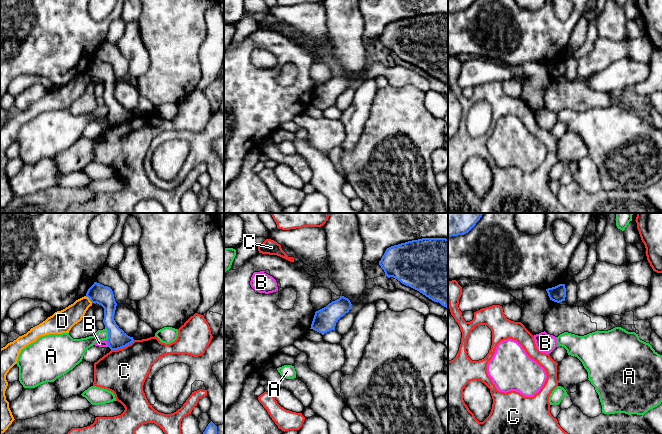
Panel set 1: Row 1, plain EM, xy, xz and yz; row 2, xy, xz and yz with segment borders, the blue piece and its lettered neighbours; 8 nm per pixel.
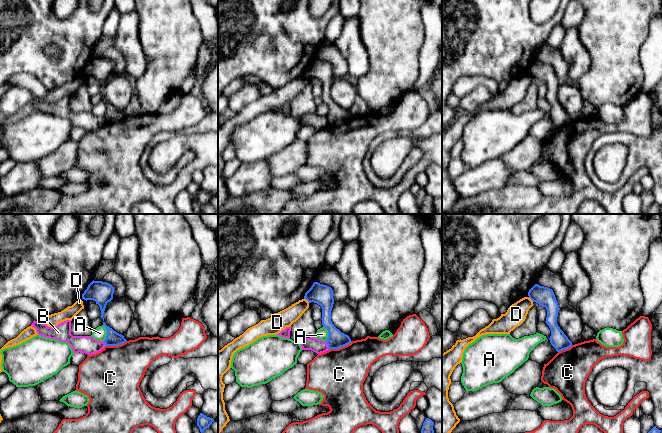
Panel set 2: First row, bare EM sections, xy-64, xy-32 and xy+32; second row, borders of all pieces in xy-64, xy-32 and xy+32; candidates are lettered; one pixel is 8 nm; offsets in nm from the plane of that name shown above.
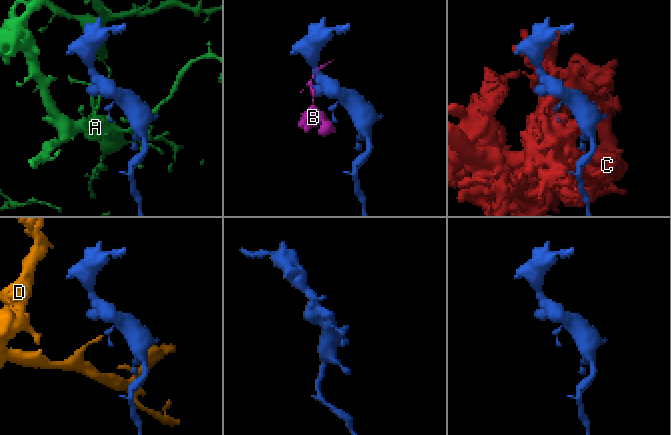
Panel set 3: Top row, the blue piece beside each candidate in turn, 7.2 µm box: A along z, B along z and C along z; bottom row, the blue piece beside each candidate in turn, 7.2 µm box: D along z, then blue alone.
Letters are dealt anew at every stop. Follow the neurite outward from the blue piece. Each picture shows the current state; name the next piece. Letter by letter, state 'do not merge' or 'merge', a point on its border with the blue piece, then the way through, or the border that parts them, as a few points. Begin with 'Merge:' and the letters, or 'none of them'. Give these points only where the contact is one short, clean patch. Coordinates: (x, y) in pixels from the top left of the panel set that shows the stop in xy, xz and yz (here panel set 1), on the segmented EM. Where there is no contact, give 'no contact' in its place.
Merge: none of them
A: do not merge; contact xy (108, 334)
B: do not merge; contact xy (107, 342)
C: do not merge; contact xy (122, 347)
D: do not merge; contact xy (89, 298); border xy (85, 296), (92, 302)

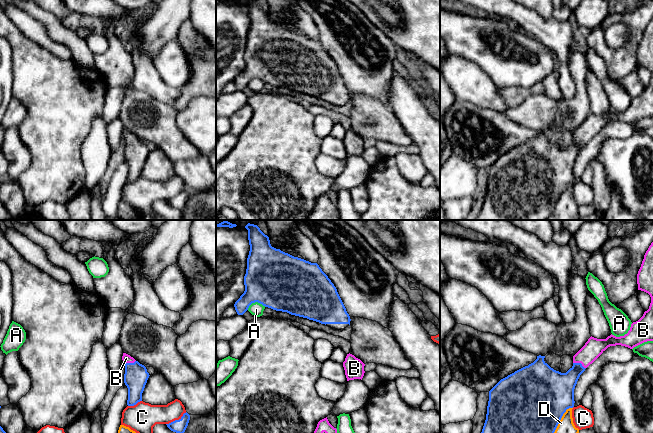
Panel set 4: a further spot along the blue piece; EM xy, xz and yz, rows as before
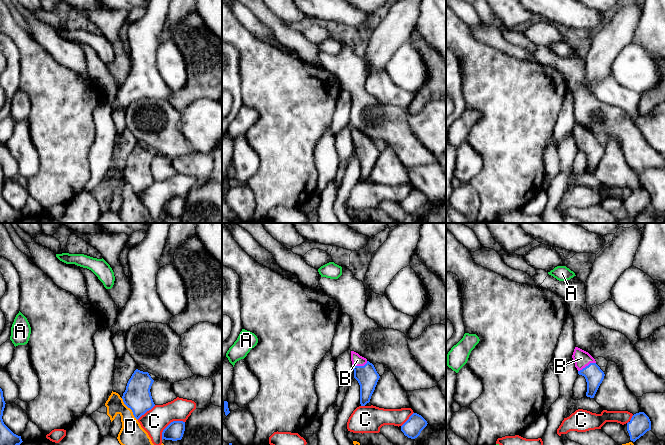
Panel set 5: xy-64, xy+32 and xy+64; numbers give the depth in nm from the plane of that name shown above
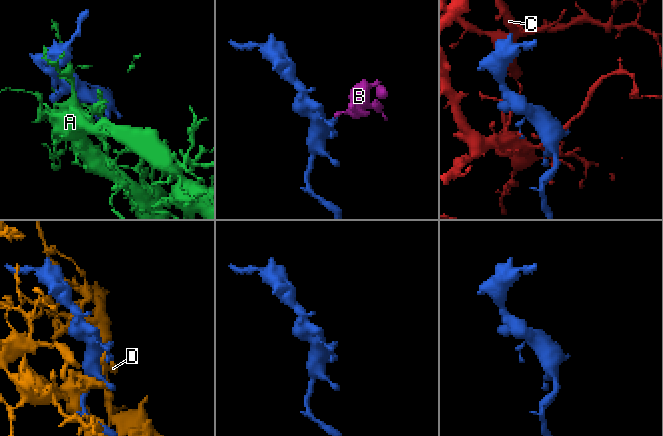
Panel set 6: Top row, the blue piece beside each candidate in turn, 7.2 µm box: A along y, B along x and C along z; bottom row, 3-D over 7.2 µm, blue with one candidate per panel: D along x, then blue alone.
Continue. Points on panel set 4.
Merge: B
A: do not merge; contact xz (255, 301)
B: merge; contact yz (579, 363); way yz (559, 387), (578, 368), (579, 363), (593, 348)
C: do not merge; contact xy (176, 420)
D: do not merge; contact yz (561, 417)

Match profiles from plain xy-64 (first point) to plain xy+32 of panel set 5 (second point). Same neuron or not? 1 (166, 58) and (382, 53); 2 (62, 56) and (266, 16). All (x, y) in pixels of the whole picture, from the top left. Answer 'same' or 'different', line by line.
1: different
2: different

